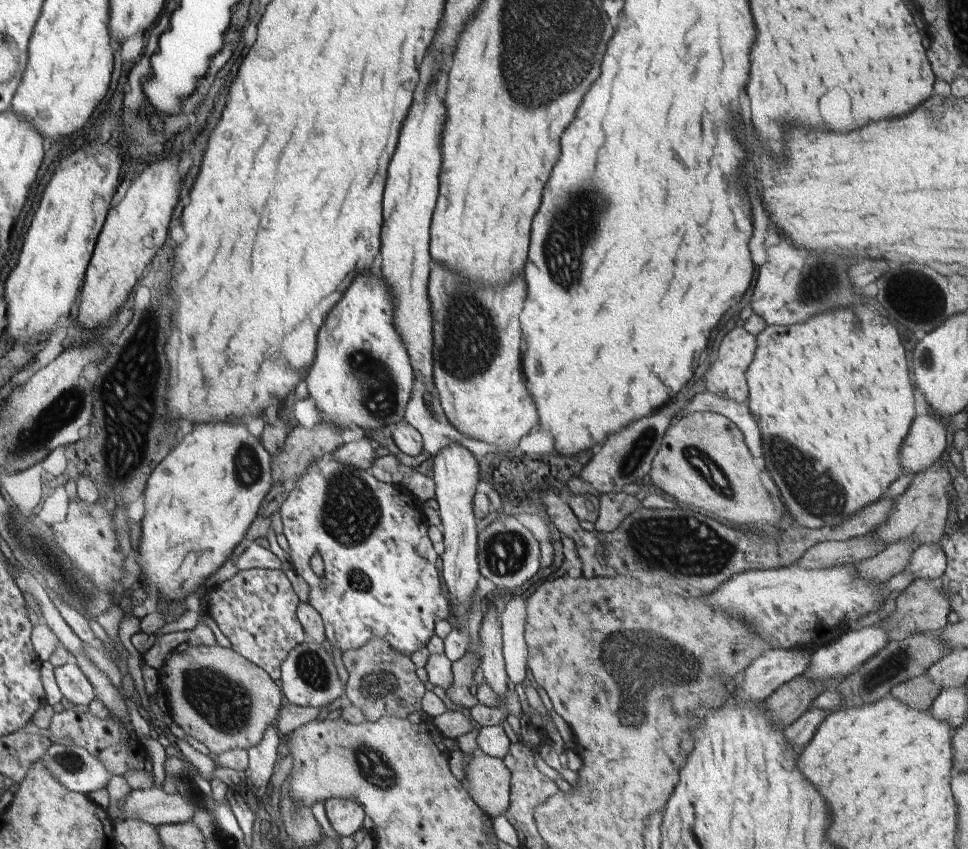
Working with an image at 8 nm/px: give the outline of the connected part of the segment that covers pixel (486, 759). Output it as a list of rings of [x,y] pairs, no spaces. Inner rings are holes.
[[[475,752],[468,768],[466,768],[466,779],[469,780],[469,786],[467,787],[469,795],[490,818],[493,819],[507,811],[509,790],[511,789],[511,772],[503,759],[488,756],[484,752]]]

